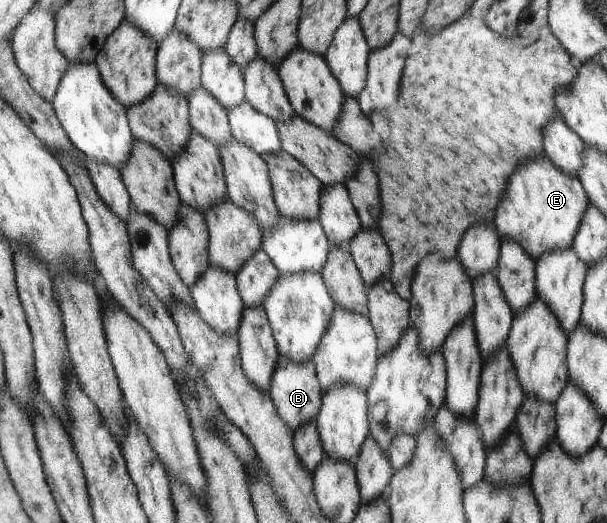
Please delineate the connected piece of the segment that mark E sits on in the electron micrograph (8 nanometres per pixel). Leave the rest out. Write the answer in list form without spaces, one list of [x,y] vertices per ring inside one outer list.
[[[541,154],[539,159],[531,159],[513,175],[513,183],[509,183],[509,195],[501,199],[501,211],[497,211],[496,230],[502,238],[511,238],[518,241],[533,257],[541,259],[545,253],[553,250],[571,249],[575,234],[579,229],[581,218],[588,206],[588,194],[584,190],[583,181],[554,166],[554,163],[545,155]]]

